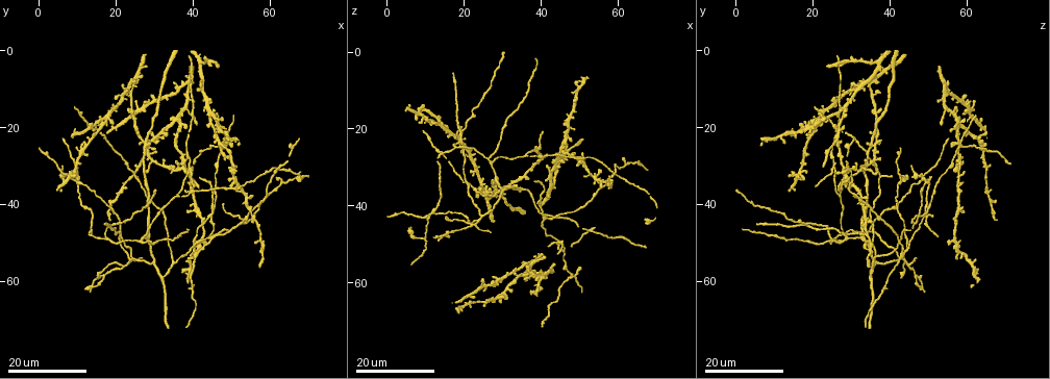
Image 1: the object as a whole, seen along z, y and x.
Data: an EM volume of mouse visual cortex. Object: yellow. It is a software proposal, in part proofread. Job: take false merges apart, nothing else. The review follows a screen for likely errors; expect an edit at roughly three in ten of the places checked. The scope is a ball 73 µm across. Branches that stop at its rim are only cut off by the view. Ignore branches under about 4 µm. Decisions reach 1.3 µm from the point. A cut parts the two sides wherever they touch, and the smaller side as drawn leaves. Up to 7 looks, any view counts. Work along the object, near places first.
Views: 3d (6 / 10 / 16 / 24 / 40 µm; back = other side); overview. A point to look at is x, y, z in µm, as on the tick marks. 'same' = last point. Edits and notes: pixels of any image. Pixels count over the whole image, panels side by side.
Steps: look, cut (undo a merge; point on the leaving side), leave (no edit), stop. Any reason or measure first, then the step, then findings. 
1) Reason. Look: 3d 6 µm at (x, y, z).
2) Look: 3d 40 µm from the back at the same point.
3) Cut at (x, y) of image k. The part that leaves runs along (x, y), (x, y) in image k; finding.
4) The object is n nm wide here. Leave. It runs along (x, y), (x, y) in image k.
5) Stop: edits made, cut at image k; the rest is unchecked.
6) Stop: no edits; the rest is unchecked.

Side arm on a straight run. Look: 3d 24 µm at (41.5, 36.5, 26.5).

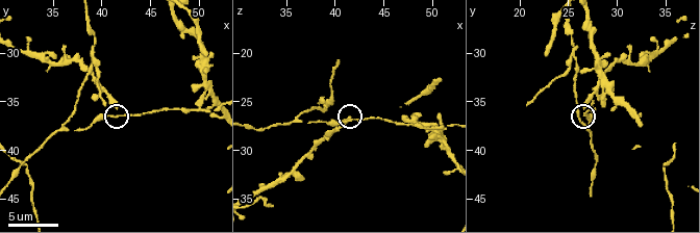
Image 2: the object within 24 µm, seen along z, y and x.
Look: 3d 10 µm at (41.6, 36.2, 26.8).

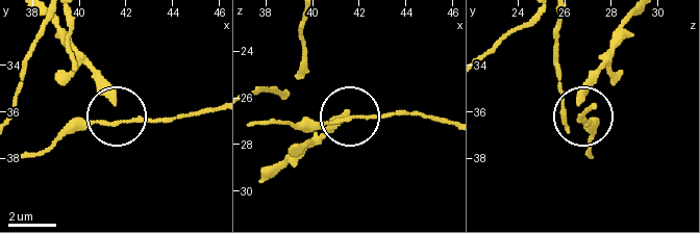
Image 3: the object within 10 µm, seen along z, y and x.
The object is 100 nm wide here. Leave. One neuron here.

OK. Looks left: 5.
Look: 3d 24 µm at (46.5, 28.5, 56.0).

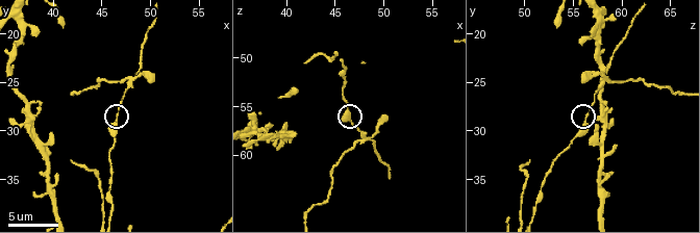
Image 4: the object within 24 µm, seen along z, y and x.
Zoom in. Look: 3d 6 µm at (46.4, 28.6, 56.4).

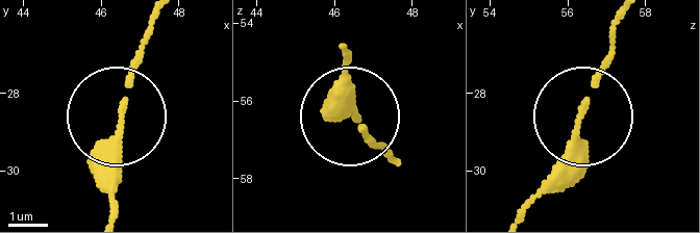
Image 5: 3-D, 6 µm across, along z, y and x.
Look: 3d 6 µm from the back at (46.45, 28.45, 56.35).

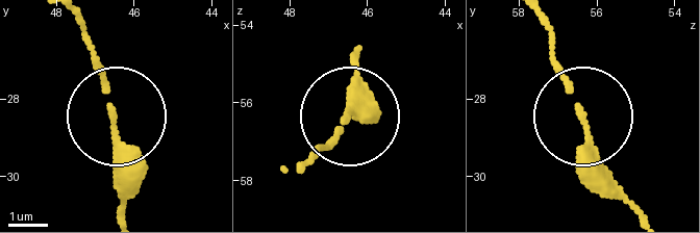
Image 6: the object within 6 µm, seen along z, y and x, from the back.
Leave. It runs along (126, 209), (116, 120), (76, 20) in image 6; one neuron here.

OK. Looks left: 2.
Four-way junction. Look: 3d 16 µm at (52.5, 44.5, 46.0).

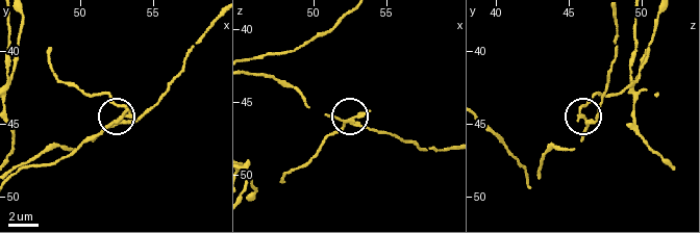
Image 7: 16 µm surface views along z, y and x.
Closer look. Look: 3d 6 µm at (52.6, 44.8, 46.2).

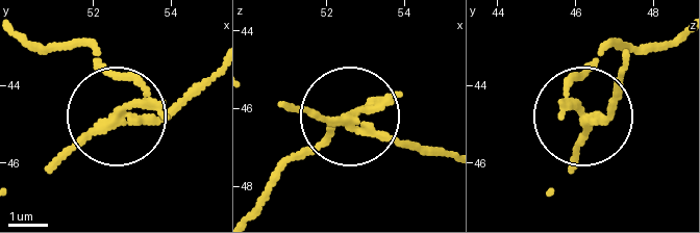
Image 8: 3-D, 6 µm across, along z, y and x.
4 arms meet here. Cut at (99, 69) of image 8. The part that leaves runs along (583, 118), (570, 84), (613, 42), (682, 39) in image 8; two neurons meet here.

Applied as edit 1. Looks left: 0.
Stop: edits made, cut at image 8; the rest is unchecked.

